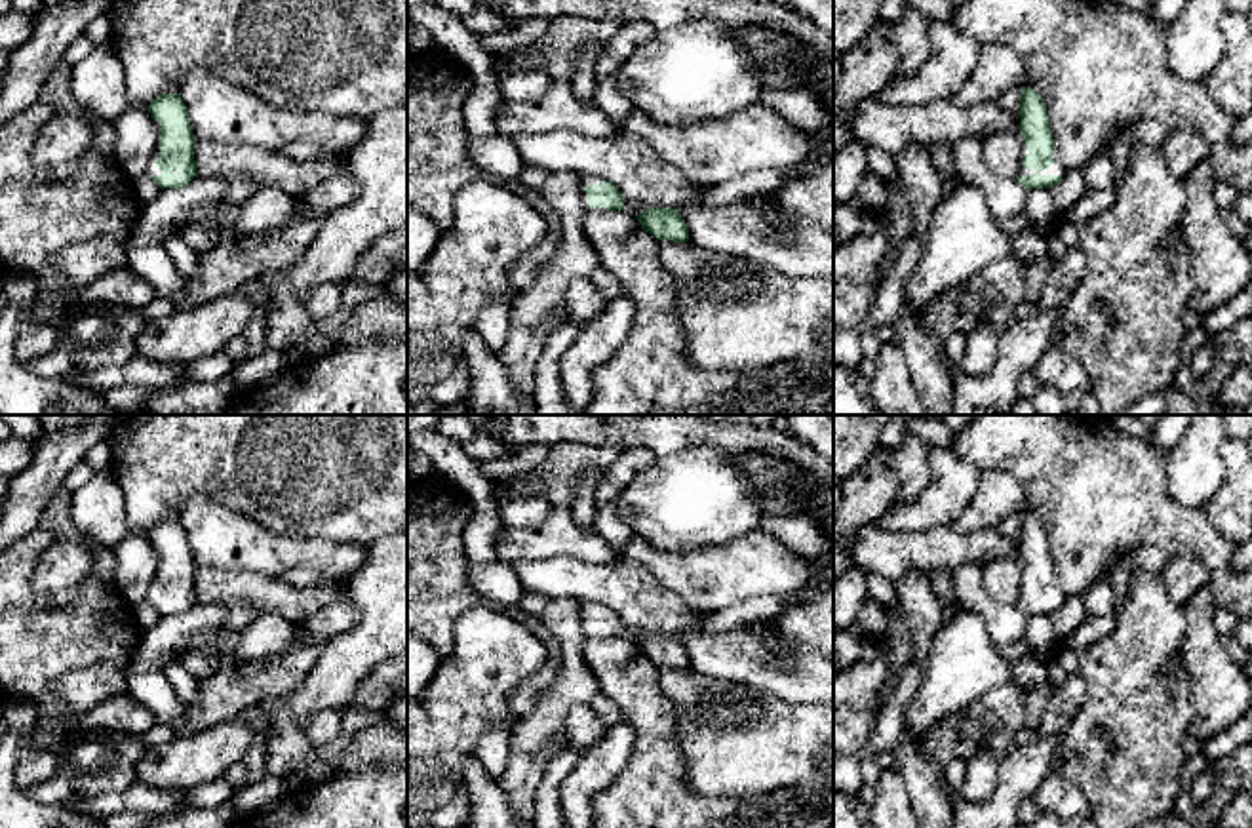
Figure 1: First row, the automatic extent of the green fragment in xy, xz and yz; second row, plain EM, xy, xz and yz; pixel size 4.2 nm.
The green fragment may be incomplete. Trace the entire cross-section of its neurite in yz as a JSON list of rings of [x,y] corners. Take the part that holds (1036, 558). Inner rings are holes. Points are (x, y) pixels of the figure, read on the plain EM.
[[[1033,514],[1020,516],[1022,592],[1016,607],[1027,617],[1048,615],[1062,607],[1066,594],[1056,582],[1056,573],[1047,544],[1047,533]]]

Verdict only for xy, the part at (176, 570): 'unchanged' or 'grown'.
grown

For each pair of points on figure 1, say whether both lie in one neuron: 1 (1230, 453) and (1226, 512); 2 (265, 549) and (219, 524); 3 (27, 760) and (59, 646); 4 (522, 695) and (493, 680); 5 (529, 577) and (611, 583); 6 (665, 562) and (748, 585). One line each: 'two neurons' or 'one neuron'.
1: one neuron
2: one neuron
3: two neurons
4: two neurons
5: one neuron
6: one neuron

